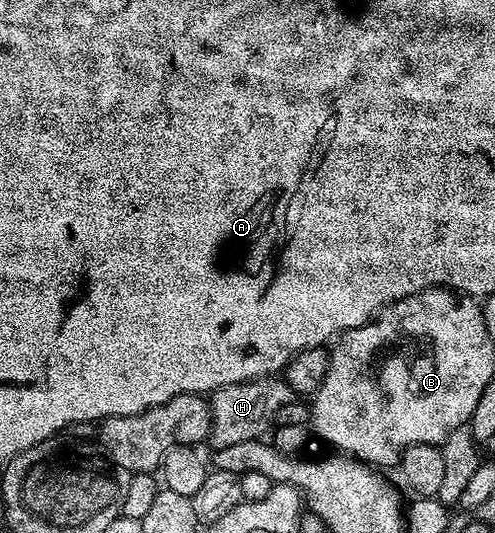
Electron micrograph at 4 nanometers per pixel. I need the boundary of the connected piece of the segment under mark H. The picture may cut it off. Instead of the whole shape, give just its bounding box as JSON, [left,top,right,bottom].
[208,376,296,450]

